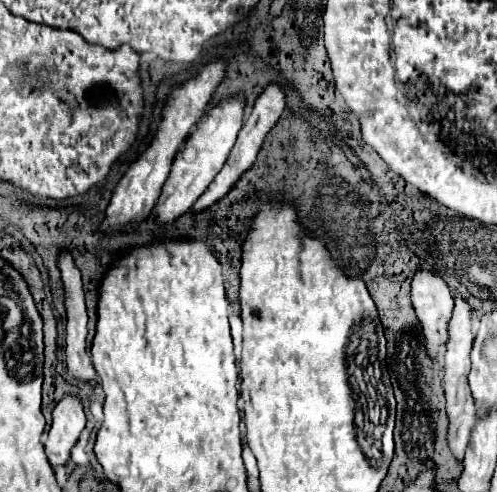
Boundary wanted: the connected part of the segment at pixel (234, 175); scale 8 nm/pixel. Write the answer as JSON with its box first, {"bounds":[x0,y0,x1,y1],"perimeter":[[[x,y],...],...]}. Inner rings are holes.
{"bounds":[193,81,287,211],"perimeter":[[[275,81],[269,83],[269,85],[265,87],[265,91],[257,97],[253,109],[251,109],[251,115],[247,117],[243,129],[239,131],[237,143],[235,143],[235,147],[233,147],[233,151],[231,151],[227,163],[225,163],[223,169],[217,173],[217,177],[215,177],[213,183],[207,187],[207,191],[199,197],[199,201],[193,205],[193,211],[203,211],[205,207],[213,205],[213,203],[219,201],[225,193],[231,191],[231,187],[237,183],[237,179],[239,179],[239,177],[241,177],[241,175],[255,163],[255,157],[257,157],[257,153],[259,153],[259,147],[261,147],[265,135],[275,127],[275,123],[277,123],[277,119],[281,117],[285,105],[287,105],[287,99],[285,99],[285,87],[279,85],[279,83],[275,83]]]}

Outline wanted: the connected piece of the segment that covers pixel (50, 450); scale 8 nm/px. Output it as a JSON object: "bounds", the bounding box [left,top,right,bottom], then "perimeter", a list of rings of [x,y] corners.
{"bounds":[45,395,85,467],"perimeter":[[[65,395],[53,407],[53,423],[45,443],[45,453],[53,467],[65,465],[71,447],[77,443],[81,431],[85,429],[85,413],[77,395]]]}

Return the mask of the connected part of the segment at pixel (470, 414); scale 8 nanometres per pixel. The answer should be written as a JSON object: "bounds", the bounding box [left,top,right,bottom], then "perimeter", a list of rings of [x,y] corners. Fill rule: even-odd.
{"bounds":[445,293,477,459],"perimeter":[[[455,293],[455,307],[449,319],[449,341],[447,341],[447,353],[445,353],[445,399],[447,399],[447,415],[449,415],[449,447],[455,453],[457,459],[465,457],[465,449],[469,443],[469,429],[477,423],[477,411],[475,401],[469,391],[467,375],[471,369],[469,353],[473,345],[473,331],[471,331],[471,307],[463,295]]]}

